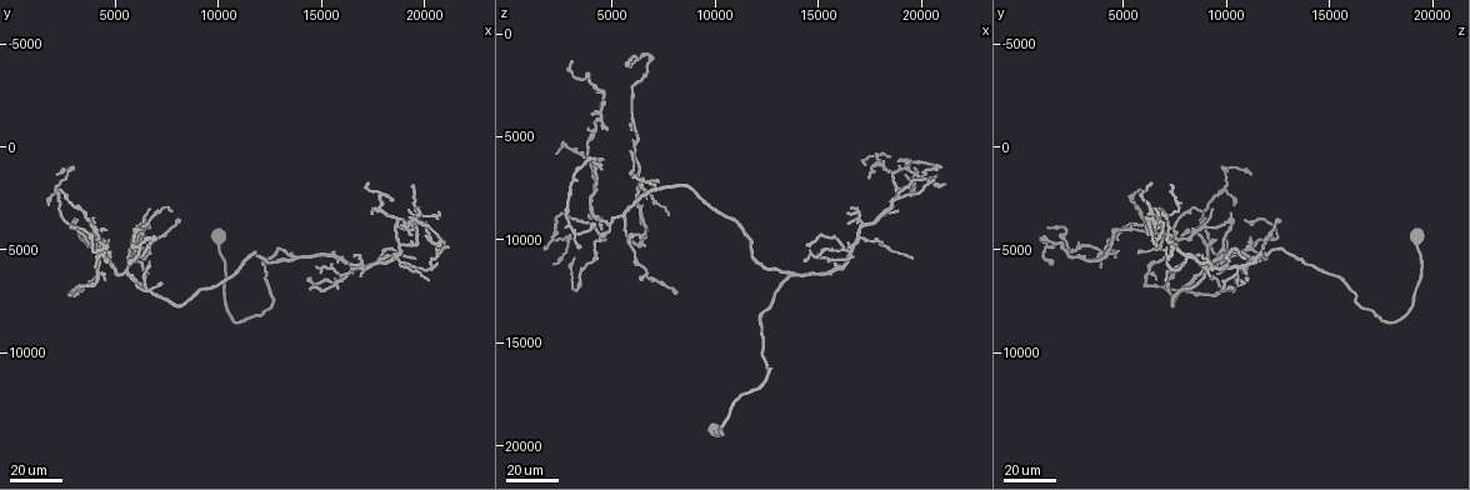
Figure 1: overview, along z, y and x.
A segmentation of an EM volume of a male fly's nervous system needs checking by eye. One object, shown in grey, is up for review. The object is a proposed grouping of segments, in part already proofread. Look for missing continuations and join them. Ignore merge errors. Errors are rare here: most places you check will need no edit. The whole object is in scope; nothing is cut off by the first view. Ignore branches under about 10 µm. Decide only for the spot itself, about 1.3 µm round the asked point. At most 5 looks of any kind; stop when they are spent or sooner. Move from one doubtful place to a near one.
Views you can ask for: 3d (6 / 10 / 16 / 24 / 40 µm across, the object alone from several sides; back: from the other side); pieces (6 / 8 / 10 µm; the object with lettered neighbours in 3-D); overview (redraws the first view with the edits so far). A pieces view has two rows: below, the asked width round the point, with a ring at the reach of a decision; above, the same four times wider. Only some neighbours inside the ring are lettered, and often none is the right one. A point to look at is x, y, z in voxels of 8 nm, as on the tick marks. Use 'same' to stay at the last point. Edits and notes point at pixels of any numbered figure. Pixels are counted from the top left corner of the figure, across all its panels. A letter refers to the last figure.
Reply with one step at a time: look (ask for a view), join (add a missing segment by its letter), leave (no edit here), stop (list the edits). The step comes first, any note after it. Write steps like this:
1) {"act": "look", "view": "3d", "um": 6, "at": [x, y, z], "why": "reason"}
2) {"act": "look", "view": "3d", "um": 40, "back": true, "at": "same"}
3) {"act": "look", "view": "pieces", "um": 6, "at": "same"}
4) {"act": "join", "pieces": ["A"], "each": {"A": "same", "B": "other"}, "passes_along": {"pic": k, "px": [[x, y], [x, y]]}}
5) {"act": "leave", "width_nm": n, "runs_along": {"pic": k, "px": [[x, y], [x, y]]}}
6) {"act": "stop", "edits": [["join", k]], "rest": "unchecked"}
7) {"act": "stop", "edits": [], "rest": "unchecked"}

{"act": "look", "view": "3d", "um": 24, "at": [5800, 5800, 1600], "why": "end of a long branch"}

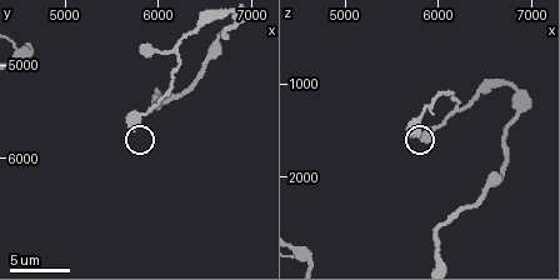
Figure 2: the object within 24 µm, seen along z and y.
{"act": "look", "view": "pieces", "um": 10, "at": [5700, 5650, 1550]}

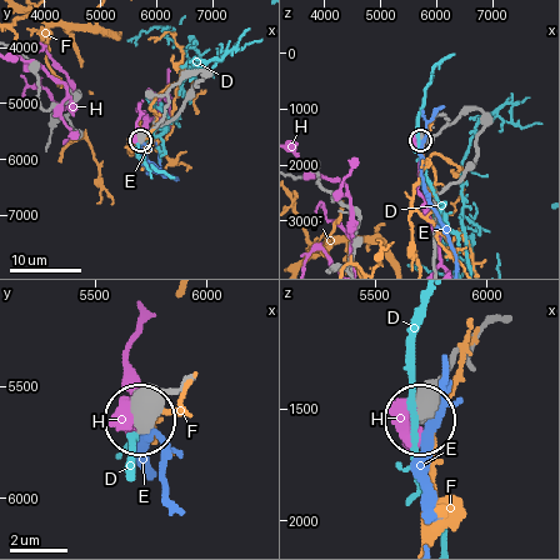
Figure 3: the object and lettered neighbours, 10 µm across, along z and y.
{"act": "leave", "width_nm": 490, "each": {"D": "other", "E": "other", "F": "other", "H": "other"}, "runs_along": {"pic": 3, "px": [[483, 126], [476, 109], [450, 124], [440, 114], [419, 139]]}, "found": "none of them fits"}

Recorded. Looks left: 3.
{"act": "look", "view": "3d", "um": 40, "at": [3200, 6800, 7200], "why": "branch stops here"}

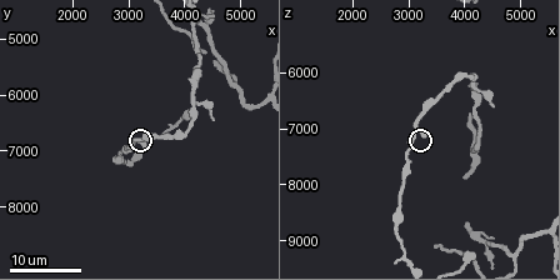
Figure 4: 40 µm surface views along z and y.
{"act": "look", "view": "3d", "um": 6, "at": [3300, 6950, 7100], "why": "closer look"}

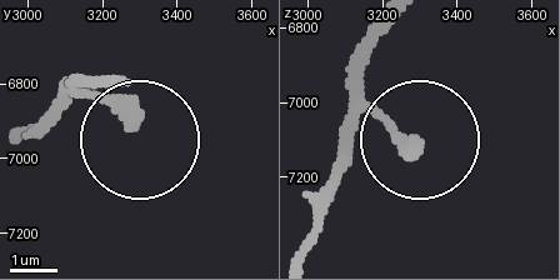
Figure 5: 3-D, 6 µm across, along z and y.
{"act": "look", "view": "pieces", "um": 10, "at": [3270, 6900, 7130]}

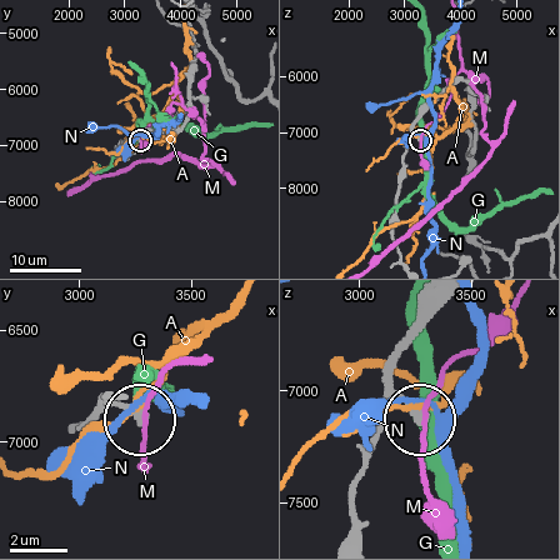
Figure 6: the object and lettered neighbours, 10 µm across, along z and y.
{"act": "leave", "each": {"A": "other", "G": "other", "M": "other", "N": "other"}, "runs_along": {"pic": 6, "px": [[446, 300], [394, 373], [396, 394], [420, 420]]}, "found": "none of them fits"}

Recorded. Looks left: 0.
{"act": "stop", "edits": [], "rest": "unchecked"}

